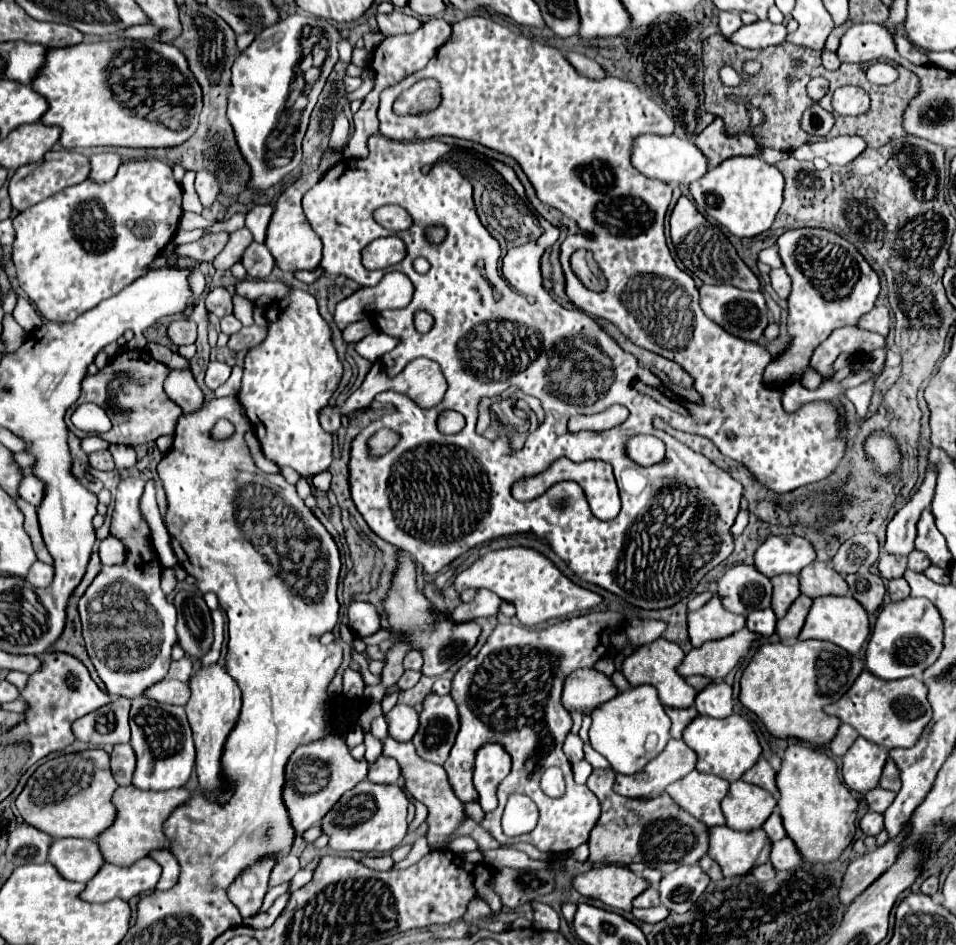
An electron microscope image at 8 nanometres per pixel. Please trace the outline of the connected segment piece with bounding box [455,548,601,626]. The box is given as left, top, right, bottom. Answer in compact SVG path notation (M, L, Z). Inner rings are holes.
M505 548L497 552L487 552L471 568L463 570L457 576L455 588L457 592L463 592L467 588L489 588L501 600L507 600L517 608L517 618L525 626L533 626L551 618L561 618L577 610L589 610L601 602L601 596L573 584L553 566L551 560L529 548Z

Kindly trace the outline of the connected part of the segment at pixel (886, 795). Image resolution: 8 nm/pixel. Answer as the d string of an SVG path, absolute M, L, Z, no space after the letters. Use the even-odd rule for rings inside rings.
M873 788L873 790L869 790L867 792L867 802L869 802L869 808L873 810L873 812L885 812L891 804L893 804L893 800L895 800L895 792L891 792L891 790L885 790L885 788Z

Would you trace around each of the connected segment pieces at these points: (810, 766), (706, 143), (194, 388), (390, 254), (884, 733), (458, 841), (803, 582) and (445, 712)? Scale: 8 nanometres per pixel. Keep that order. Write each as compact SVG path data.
M789 746L787 752L785 752L785 758L783 758L783 766L777 774L777 788L781 792L777 806L779 806L779 814L783 818L785 832L795 842L803 860L807 860L811 864L815 864L815 862L827 864L827 862L839 860L843 850L847 846L851 846L855 830L857 830L857 824L855 824L857 800L853 798L849 788L839 780L837 764L829 756L825 756L817 750L811 750L811 748L805 748L805 746Z
M715 118L695 138L695 146L705 154L711 168L719 166L723 160L731 156L757 156L757 150L759 150L759 144L755 142L753 134L727 136L723 130L721 118Z
M171 370L169 380L165 380L165 392L183 408L185 414L197 412L205 402L201 388L193 380L193 374L187 370Z
M399 236L377 238L367 246L375 246L375 252L365 252L365 248L361 252L362 264L367 269L388 268L405 258L405 244Z
M867 670L853 682L853 686L833 704L825 706L825 714L837 716L843 724L853 726L859 736L867 738L869 742L883 744L885 748L899 748L899 746L913 746L921 736L923 728L931 718L931 706L927 702L927 688L917 678L905 680L879 680Z
M455 836L455 838L449 842L449 850L455 852L455 854L471 852L471 850L477 850L477 842L475 842L471 836Z
M811 562L805 570L801 570L799 586L801 586L801 594L809 598L827 596L827 594L833 594L833 596L847 594L845 578L825 562Z
M429 694L423 700L419 722L419 730L413 736L417 756L429 756L429 762L443 764L459 730L459 718L453 698L449 694Z

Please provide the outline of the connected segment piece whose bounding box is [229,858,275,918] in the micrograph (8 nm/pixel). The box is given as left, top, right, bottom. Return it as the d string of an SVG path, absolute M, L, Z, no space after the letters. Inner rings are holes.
M263 858L261 862L245 870L237 878L237 882L233 882L233 886L229 888L229 898L239 908L243 918L251 918L253 914L259 912L263 898L269 890L267 880L269 880L273 864L275 864L273 858Z

